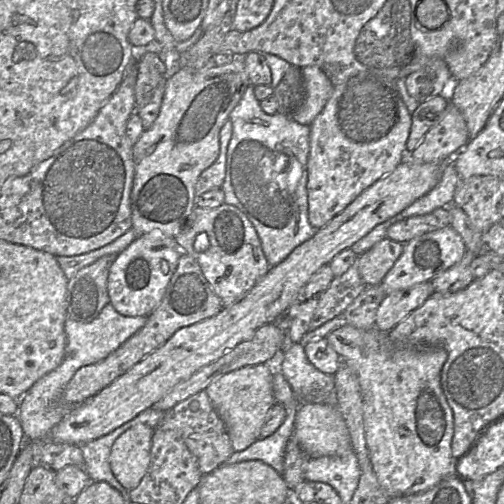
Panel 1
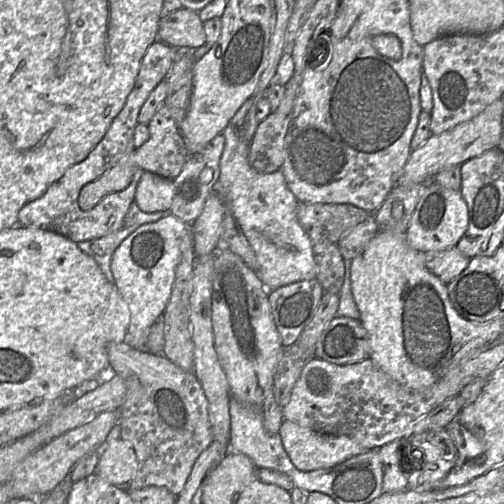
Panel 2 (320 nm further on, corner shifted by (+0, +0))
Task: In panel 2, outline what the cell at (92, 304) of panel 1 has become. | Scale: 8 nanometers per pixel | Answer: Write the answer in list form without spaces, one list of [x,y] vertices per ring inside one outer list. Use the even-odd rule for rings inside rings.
[[[111,342],[107,346],[110,371],[123,378],[126,396],[119,410],[120,437],[130,442],[137,457],[137,469],[128,490],[156,486],[168,489],[178,496],[183,490],[192,467],[200,454],[213,441],[208,420],[207,399],[192,371],[184,371],[162,354],[135,349],[126,342]]]

